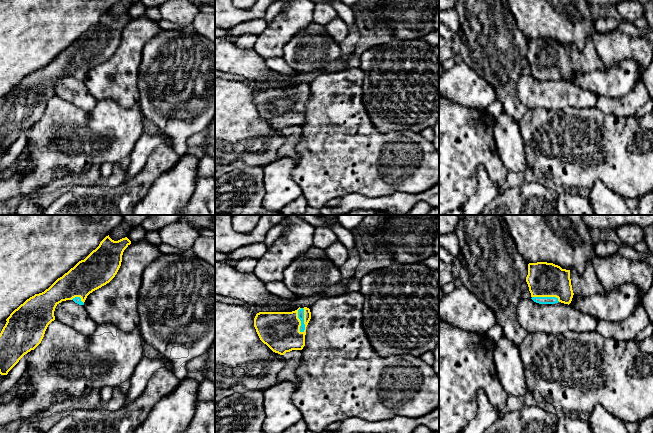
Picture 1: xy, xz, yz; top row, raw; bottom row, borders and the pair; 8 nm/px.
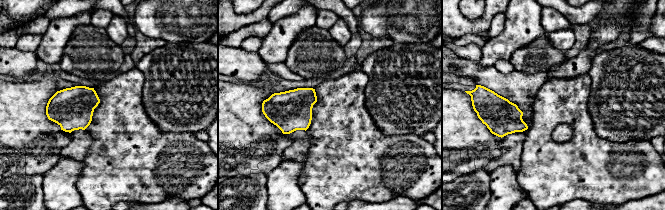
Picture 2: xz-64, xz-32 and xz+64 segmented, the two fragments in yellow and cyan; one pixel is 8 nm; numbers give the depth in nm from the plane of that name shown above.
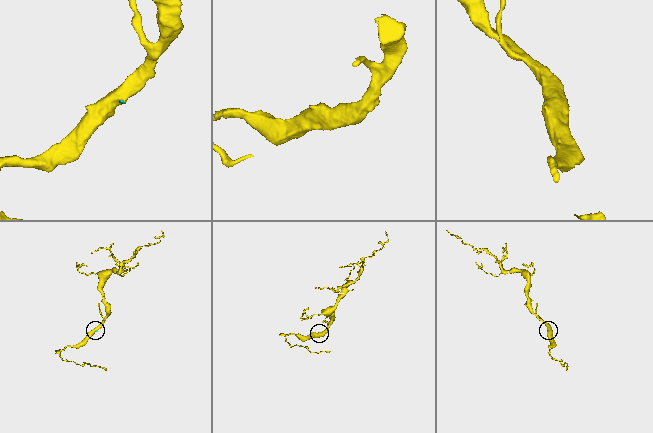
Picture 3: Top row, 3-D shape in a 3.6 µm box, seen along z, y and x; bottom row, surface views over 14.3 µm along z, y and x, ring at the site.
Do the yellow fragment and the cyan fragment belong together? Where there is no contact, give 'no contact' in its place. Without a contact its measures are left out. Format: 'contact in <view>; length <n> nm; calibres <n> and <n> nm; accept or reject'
contact in xz; length 200 nm; calibres 320 and 50 nm; accept

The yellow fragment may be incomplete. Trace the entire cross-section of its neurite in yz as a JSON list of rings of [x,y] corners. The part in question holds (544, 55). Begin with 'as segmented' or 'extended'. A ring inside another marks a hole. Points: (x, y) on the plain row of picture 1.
extended | [[[537,38],[528,40],[526,58],[531,75],[539,80],[570,80],[573,66],[570,46],[562,45],[553,39]]]

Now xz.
extended | [[[310,85],[292,88],[259,88],[254,103],[260,116],[273,128],[284,131],[305,122],[306,103],[311,95]]]

